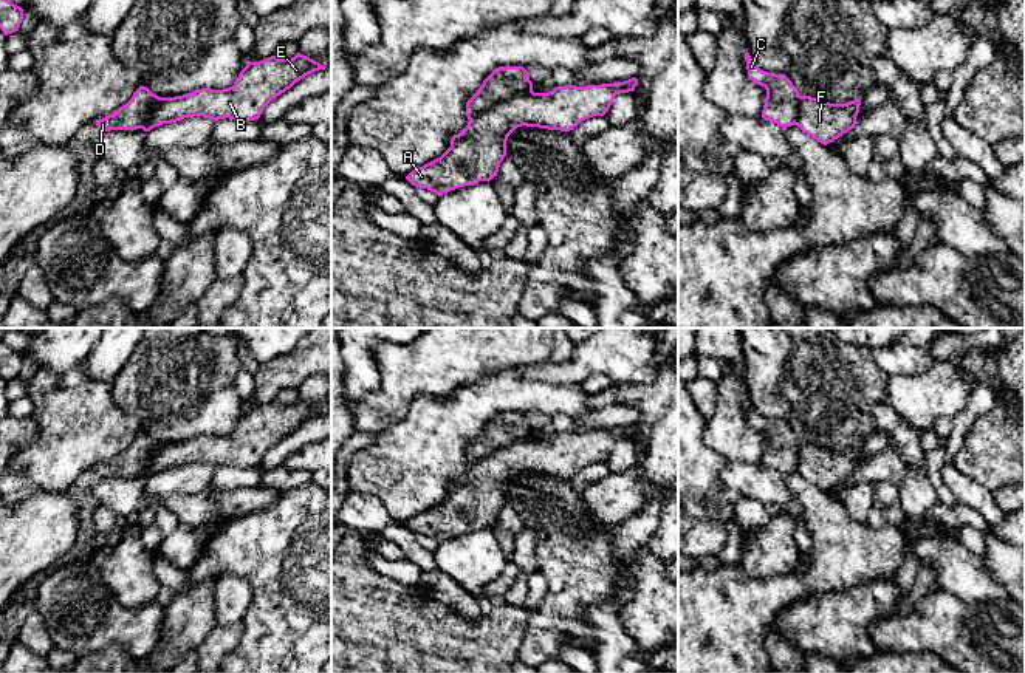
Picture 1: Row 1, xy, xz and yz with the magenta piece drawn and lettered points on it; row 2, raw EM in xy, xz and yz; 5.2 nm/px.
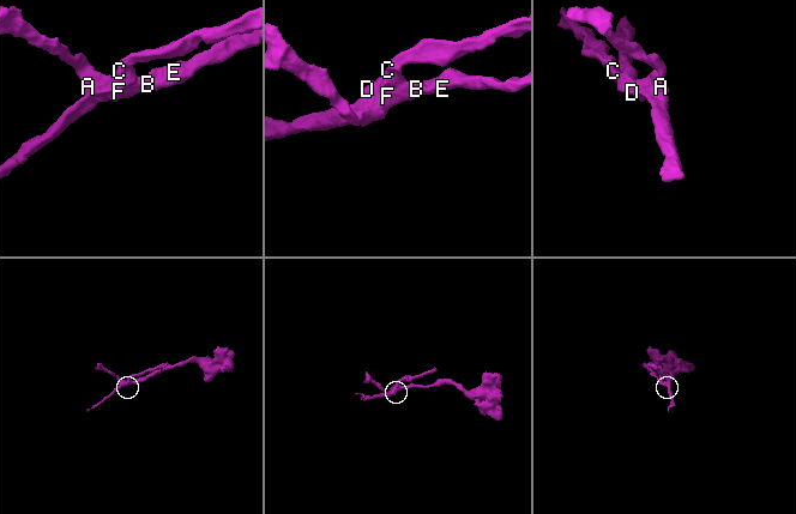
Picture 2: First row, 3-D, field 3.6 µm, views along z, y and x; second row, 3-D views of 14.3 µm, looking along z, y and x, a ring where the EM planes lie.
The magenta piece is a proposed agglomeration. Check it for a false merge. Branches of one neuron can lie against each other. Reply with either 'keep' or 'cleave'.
cleave

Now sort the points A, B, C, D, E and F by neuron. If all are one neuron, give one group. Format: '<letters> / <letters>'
A B E F / C D

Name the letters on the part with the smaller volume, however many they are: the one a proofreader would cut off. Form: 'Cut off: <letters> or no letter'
Cut off: C, D

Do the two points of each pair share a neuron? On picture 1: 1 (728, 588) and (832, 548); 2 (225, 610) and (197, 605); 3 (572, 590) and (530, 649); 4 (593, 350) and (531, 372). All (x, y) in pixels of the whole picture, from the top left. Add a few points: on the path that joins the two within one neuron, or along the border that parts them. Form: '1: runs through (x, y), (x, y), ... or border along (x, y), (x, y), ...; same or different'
1: runs through (754, 590), (787, 590), (799, 585), (810, 574); same
2: border along (214, 579), (214, 621), (217, 625); different
3: runs through (561, 605), (556, 619), (545, 635); same
4: runs through (578, 365), (572, 372), (547, 372); same

